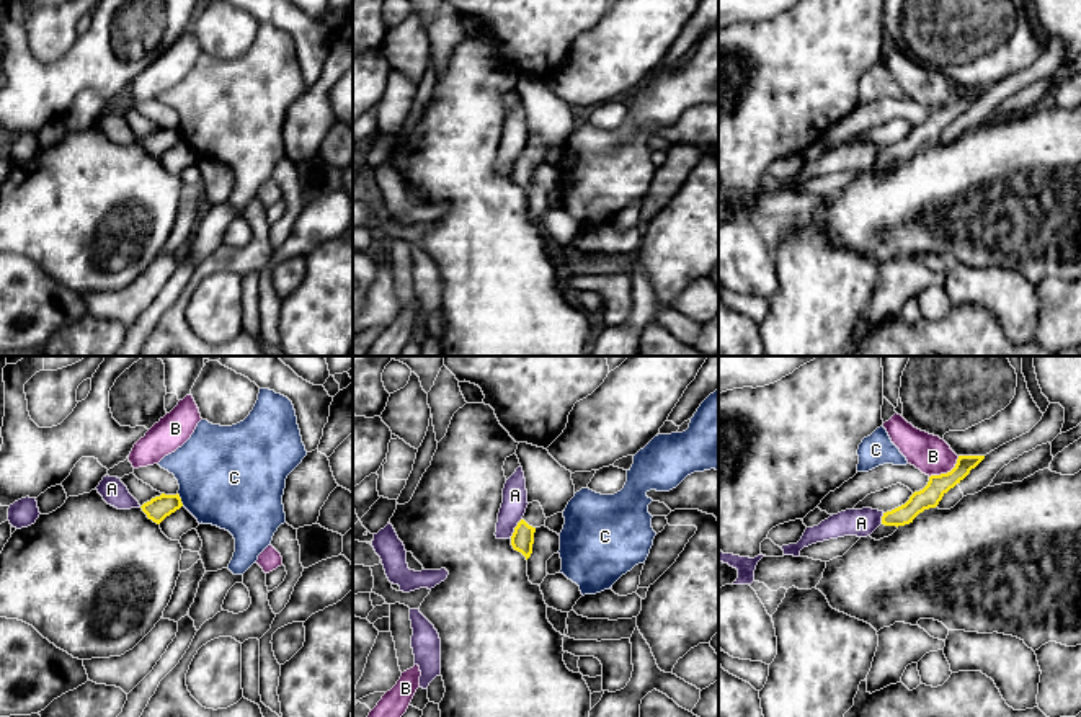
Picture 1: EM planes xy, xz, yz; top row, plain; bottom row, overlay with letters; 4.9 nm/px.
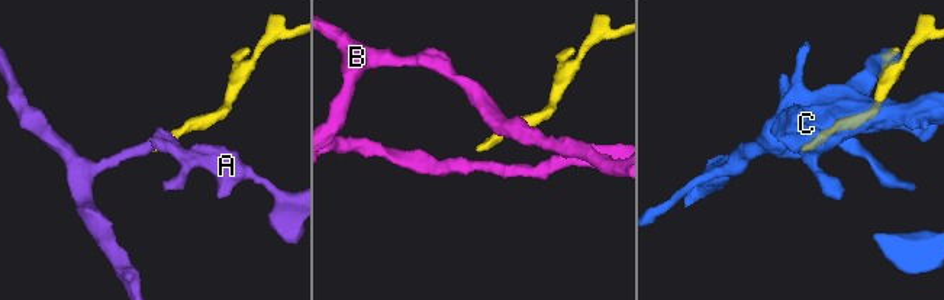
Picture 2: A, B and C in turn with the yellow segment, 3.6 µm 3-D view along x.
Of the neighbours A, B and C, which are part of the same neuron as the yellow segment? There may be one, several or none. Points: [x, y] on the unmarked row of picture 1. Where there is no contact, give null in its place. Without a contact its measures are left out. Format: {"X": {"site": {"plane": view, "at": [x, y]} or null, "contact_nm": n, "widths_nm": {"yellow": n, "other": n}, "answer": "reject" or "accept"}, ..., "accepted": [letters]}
{"A": {"site": {"plane": "xz", "at": [515, 162]}, "contact_nm": 120, "widths_nm": {"yellow": 110, "other": 130}, "answer": "reject"}, "B": {"site": {"plane": "yz", "at": [947, 106]}, "contact_nm": 190, "widths_nm": {"yellow": 110, "other": 190}, "answer": "reject"}, "C": {"site": {"plane": "xy", "at": [180, 134]}, "contact_nm": 70, "widths_nm": {"yellow": 110, "other": 460}, "answer": "reject"}, "accepted": []}

